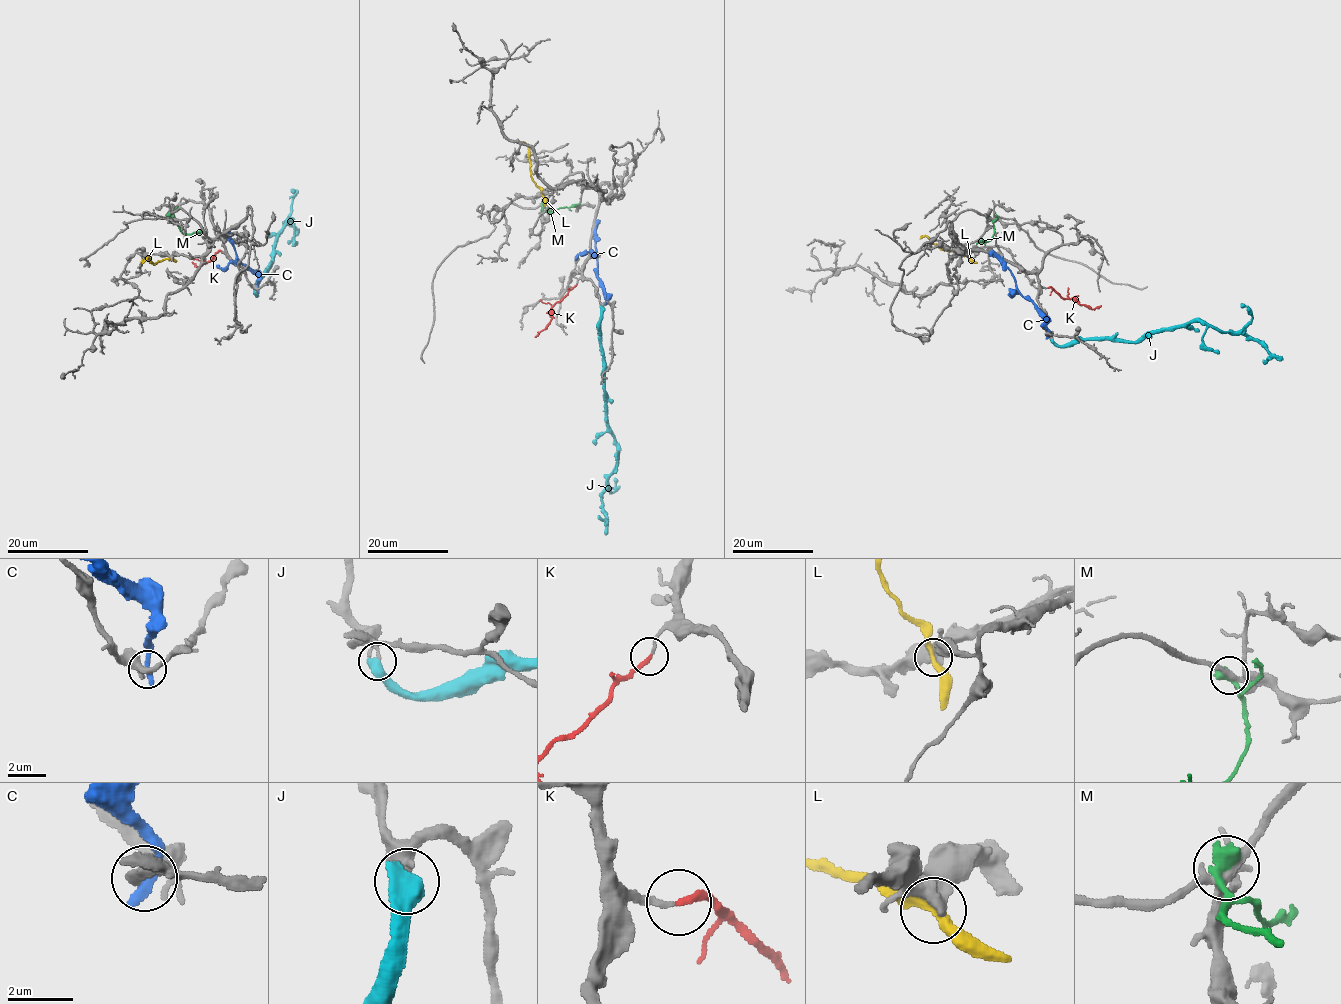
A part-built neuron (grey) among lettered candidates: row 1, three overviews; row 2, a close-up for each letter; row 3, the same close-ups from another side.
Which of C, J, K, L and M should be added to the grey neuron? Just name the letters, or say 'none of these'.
K

